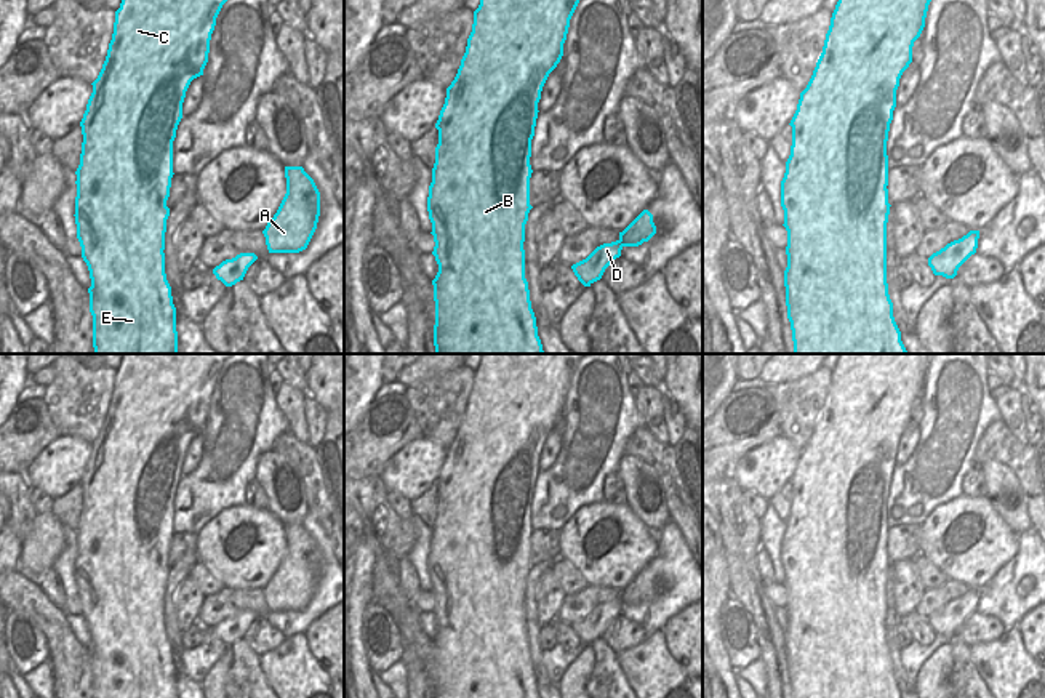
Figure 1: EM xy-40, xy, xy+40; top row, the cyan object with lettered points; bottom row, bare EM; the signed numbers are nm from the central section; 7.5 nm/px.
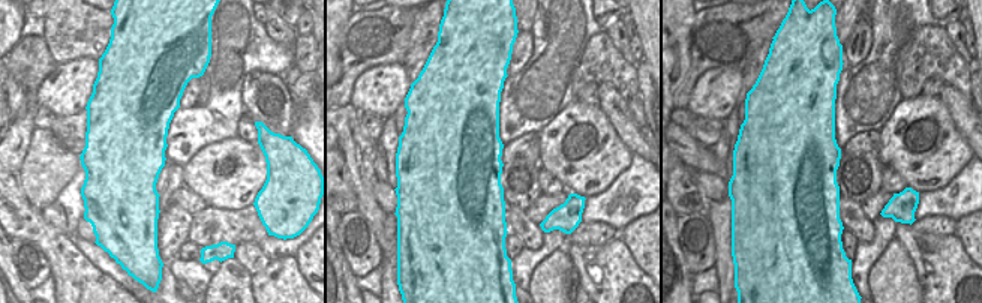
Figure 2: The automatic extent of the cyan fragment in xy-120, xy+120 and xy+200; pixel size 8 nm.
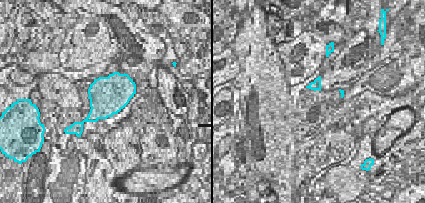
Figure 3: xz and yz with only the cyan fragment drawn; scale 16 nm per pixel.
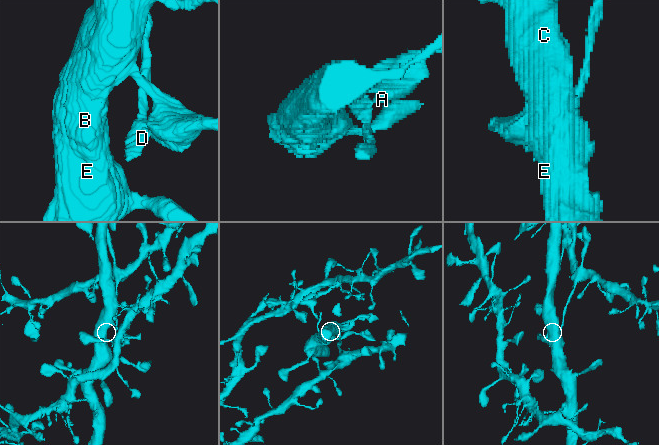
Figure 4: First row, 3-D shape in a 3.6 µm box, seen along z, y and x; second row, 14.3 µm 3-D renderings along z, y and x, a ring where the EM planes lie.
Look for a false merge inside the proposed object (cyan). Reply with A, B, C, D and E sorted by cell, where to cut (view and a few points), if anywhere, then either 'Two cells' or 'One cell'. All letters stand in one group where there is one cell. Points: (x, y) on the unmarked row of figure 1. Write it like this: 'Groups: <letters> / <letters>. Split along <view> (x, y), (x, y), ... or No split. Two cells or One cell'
Groups: A B C E / D. Split along xy (620, 597), (624, 604). Two cells

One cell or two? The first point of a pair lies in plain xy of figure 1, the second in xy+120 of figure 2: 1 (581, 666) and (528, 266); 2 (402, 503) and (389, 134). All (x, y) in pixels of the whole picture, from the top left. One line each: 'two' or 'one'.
1: two
2: two

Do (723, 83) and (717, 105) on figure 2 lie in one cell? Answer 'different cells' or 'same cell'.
same cell

